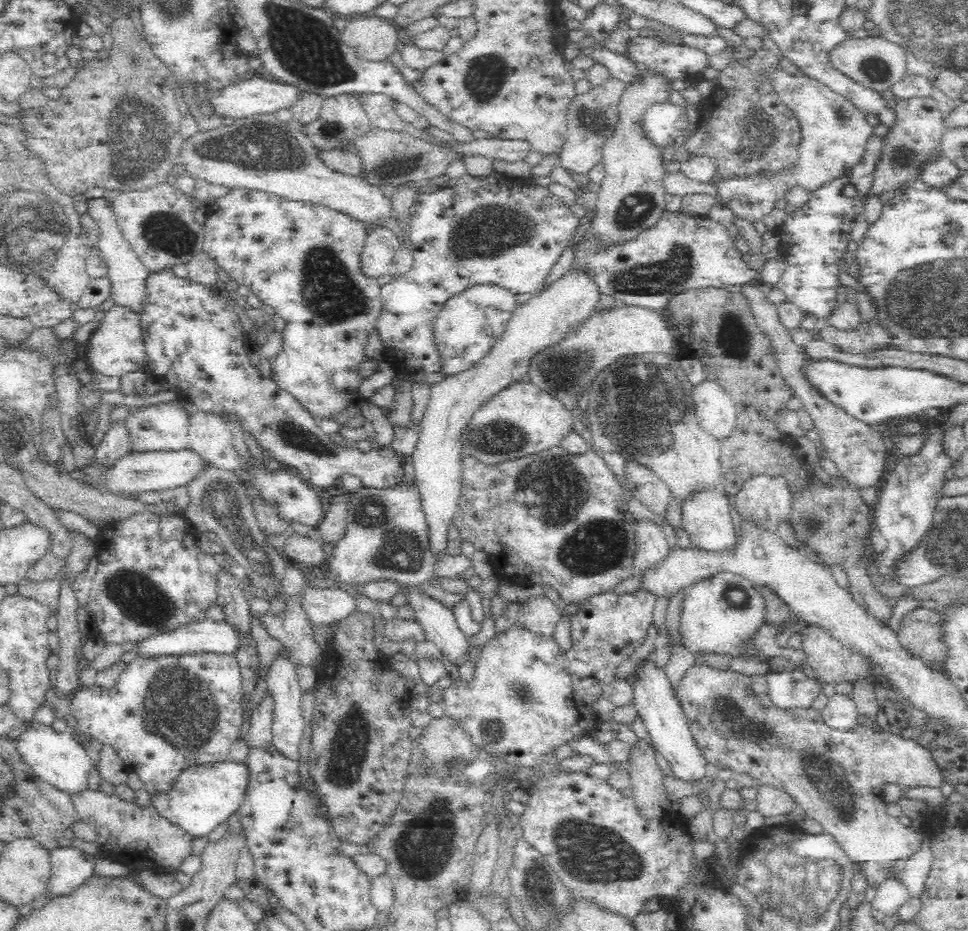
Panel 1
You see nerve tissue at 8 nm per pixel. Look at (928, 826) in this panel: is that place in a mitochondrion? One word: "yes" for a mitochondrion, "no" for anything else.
no

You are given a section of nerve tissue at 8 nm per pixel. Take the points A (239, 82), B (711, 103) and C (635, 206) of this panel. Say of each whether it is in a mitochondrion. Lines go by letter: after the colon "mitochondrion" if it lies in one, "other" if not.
A: other
B: other
C: mitochondrion

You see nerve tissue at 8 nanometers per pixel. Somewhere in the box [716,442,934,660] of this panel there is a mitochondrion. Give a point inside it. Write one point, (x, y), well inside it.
(735, 597)

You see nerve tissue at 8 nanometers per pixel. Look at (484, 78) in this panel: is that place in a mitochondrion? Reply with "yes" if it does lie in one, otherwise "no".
yes

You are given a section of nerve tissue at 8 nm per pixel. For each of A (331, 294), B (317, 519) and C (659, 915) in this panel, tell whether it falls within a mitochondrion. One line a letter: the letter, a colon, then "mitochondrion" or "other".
A: mitochondrion
B: other
C: other

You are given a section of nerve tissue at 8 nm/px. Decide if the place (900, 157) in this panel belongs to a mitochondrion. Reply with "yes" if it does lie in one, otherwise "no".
yes

